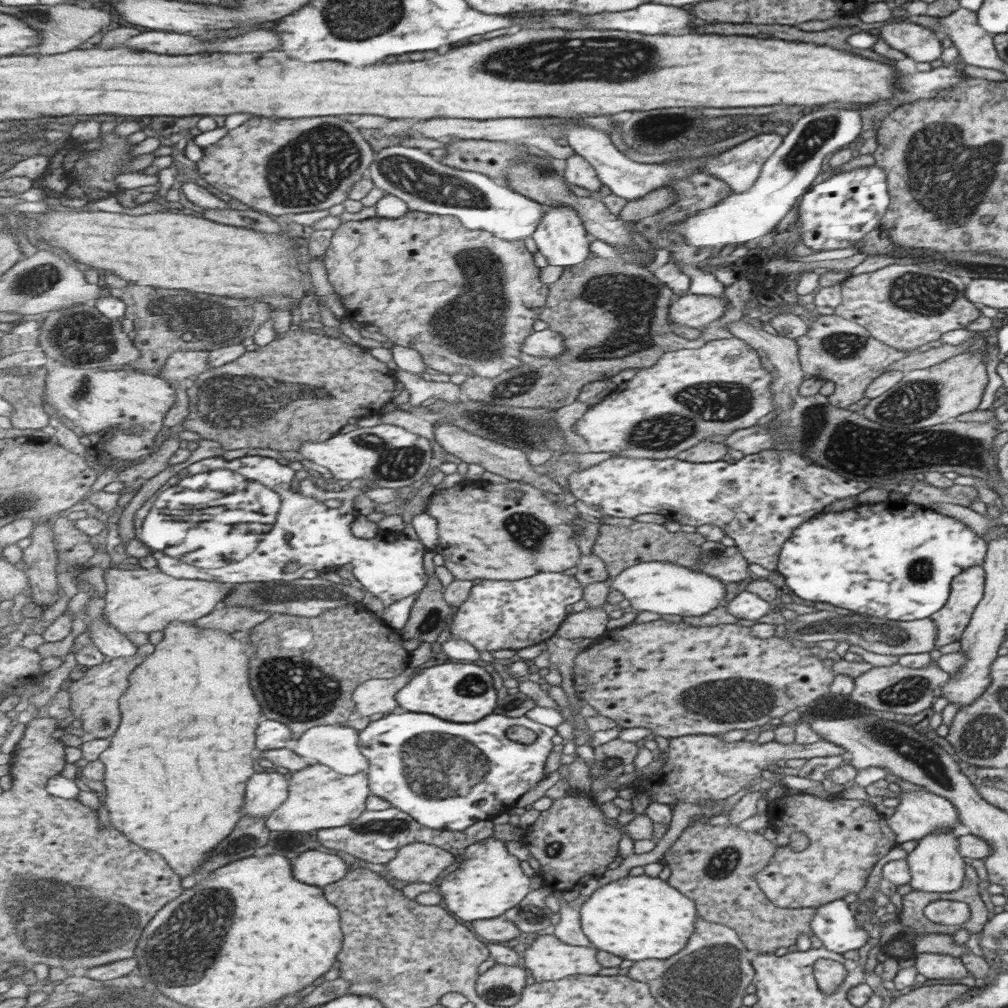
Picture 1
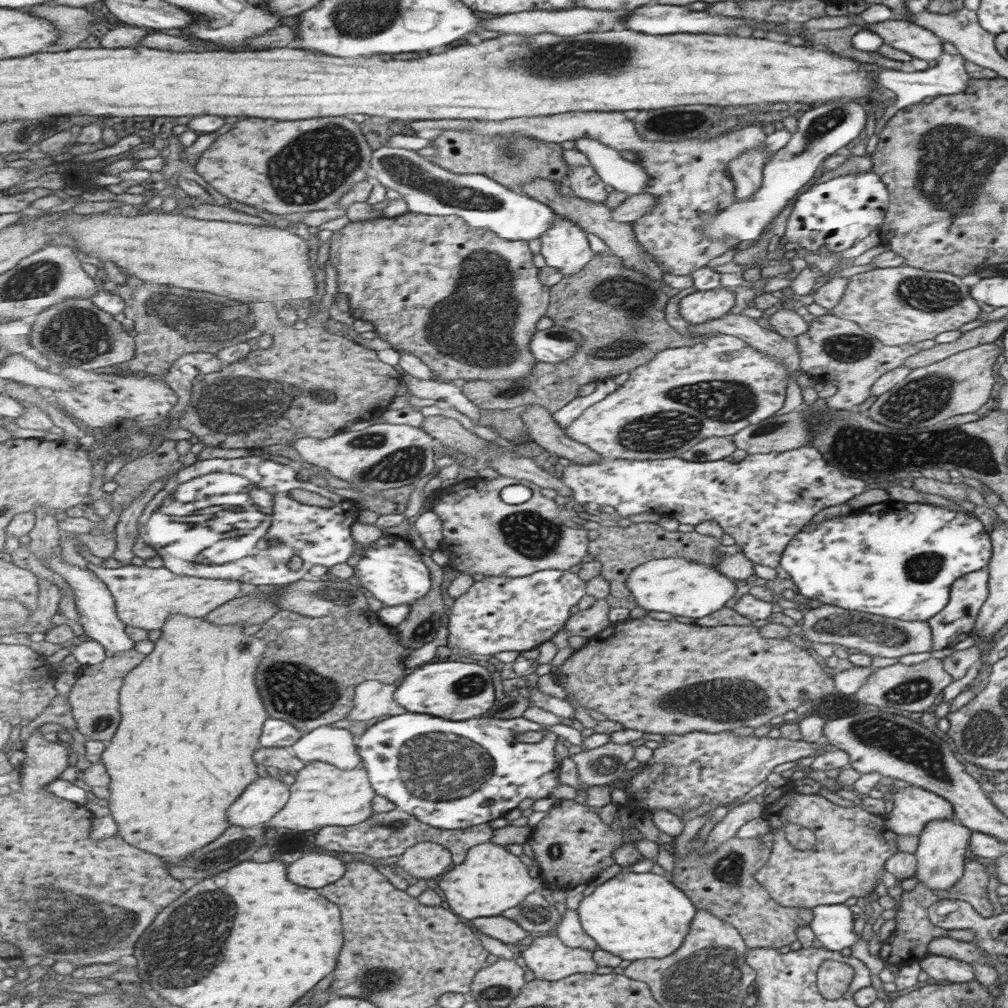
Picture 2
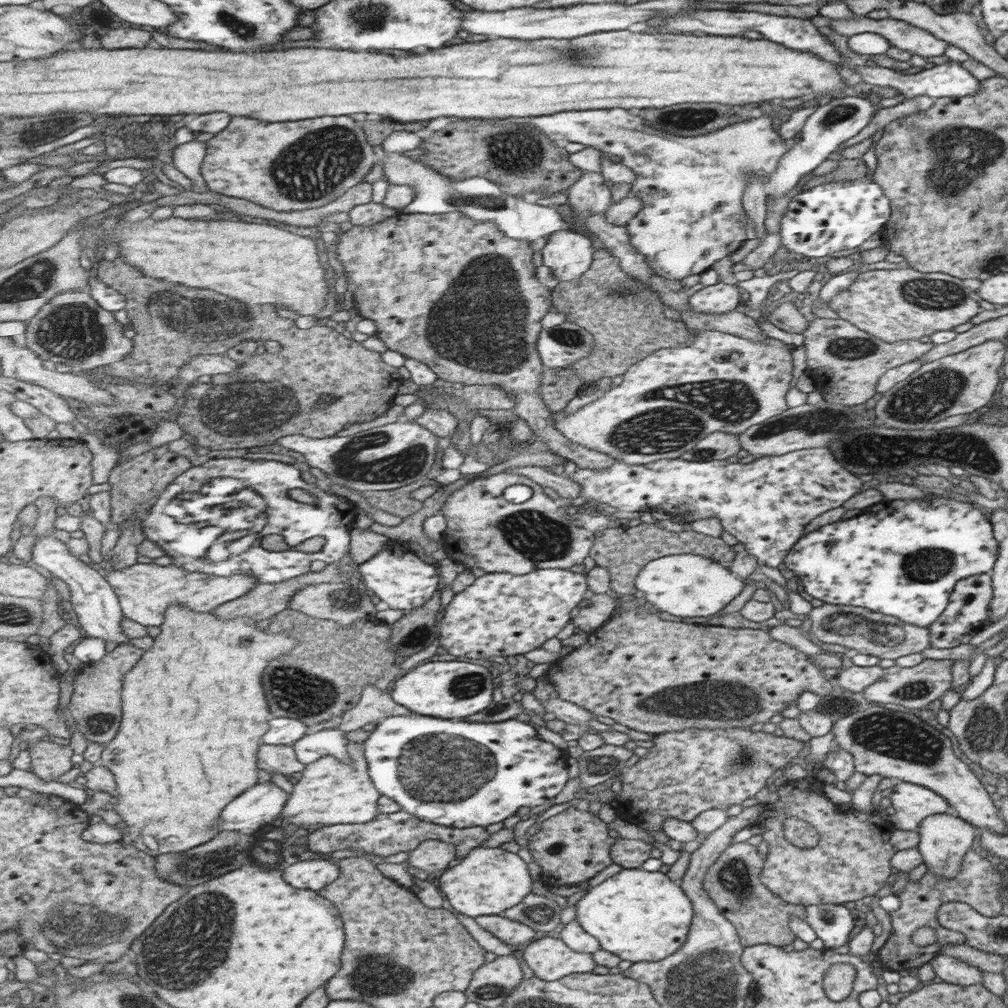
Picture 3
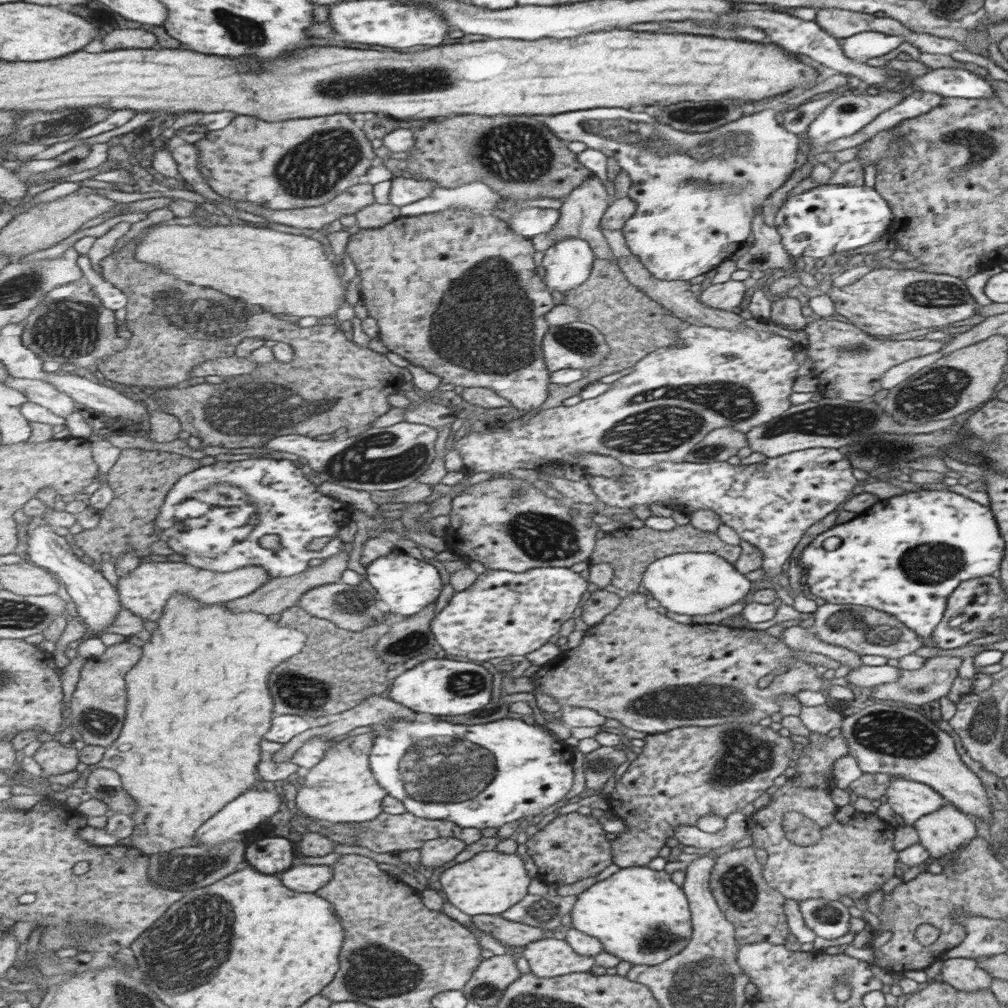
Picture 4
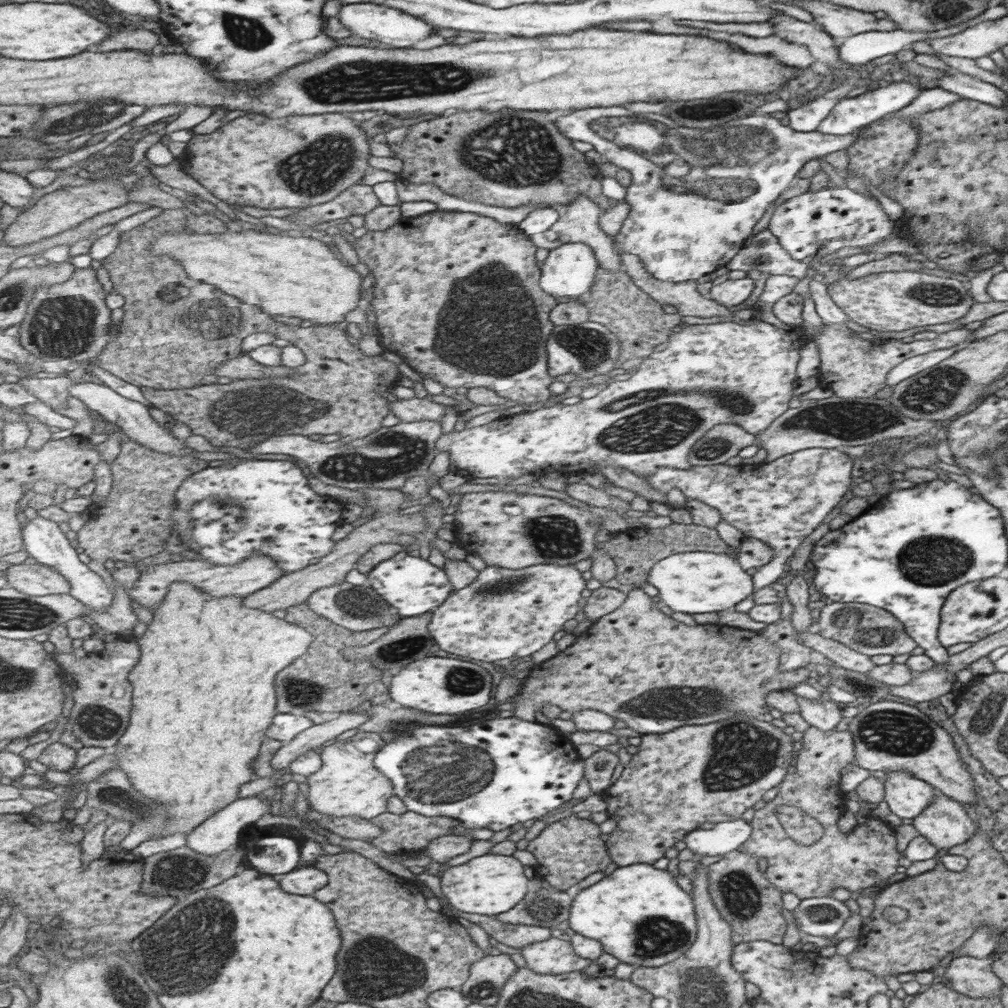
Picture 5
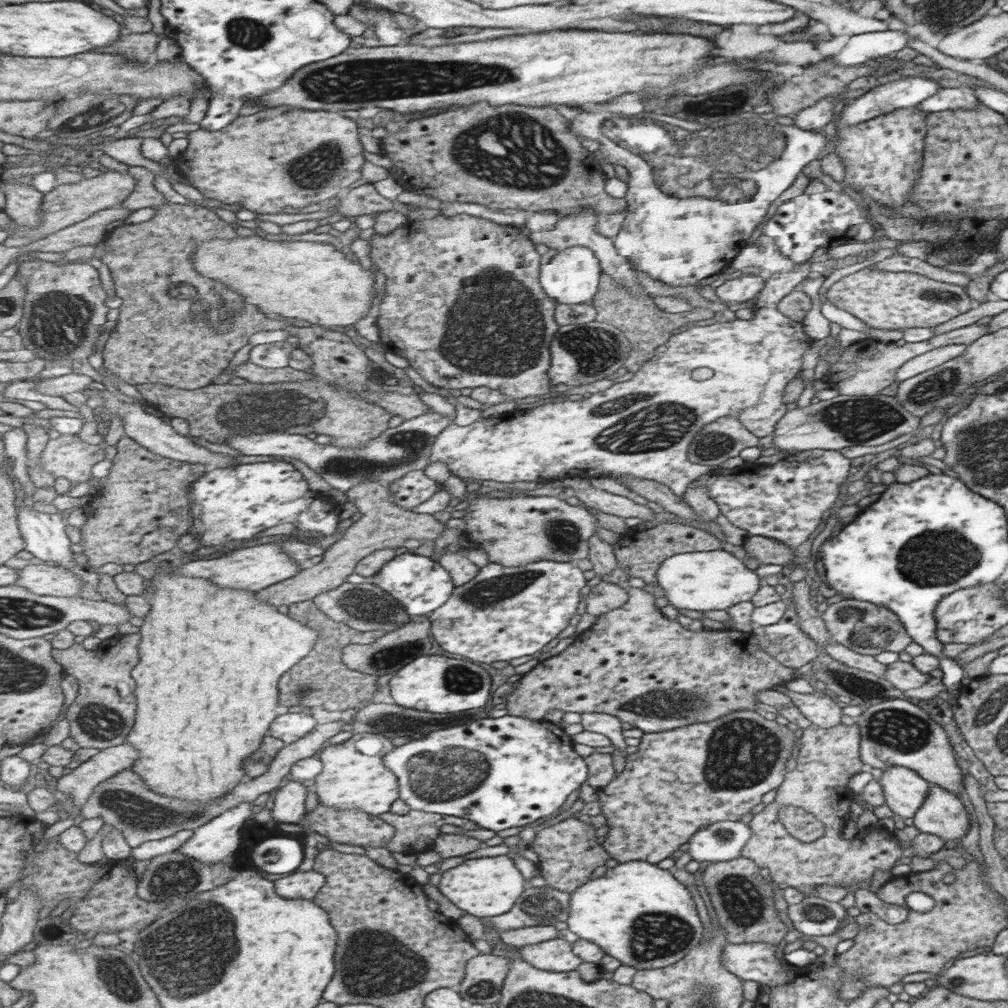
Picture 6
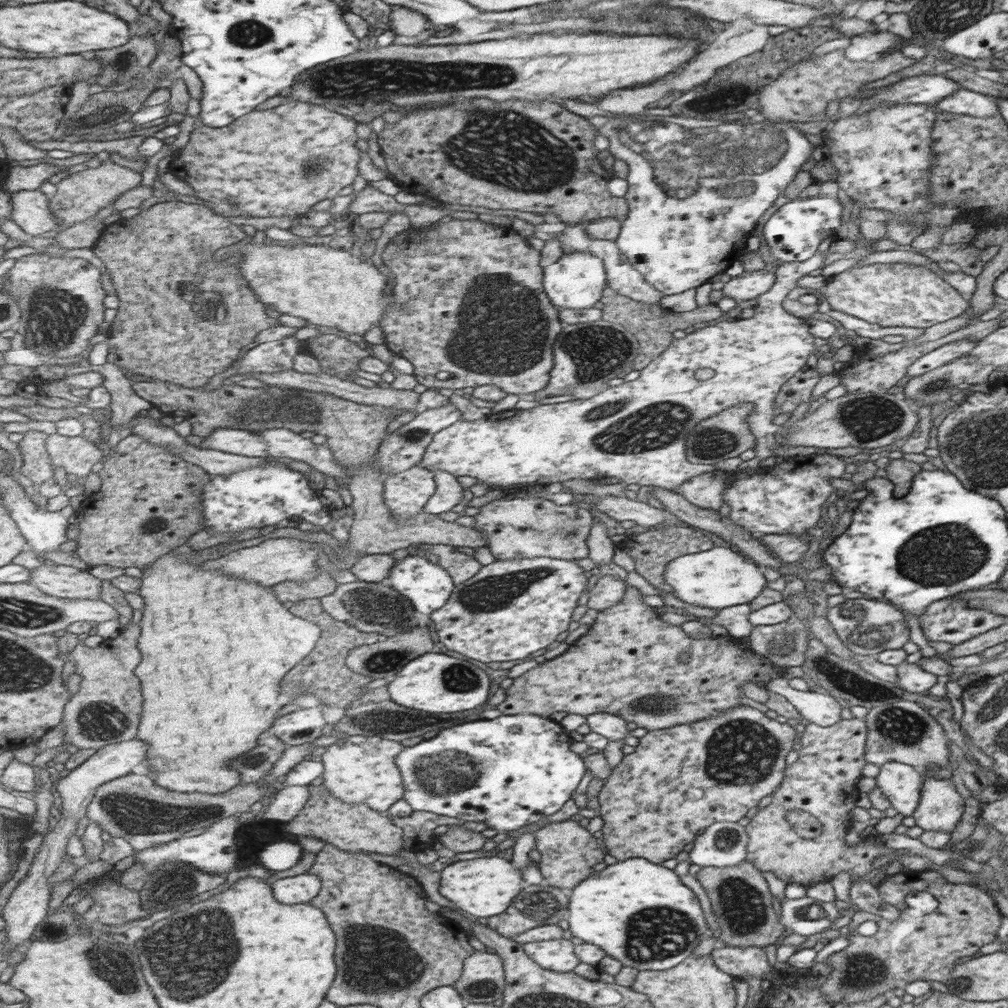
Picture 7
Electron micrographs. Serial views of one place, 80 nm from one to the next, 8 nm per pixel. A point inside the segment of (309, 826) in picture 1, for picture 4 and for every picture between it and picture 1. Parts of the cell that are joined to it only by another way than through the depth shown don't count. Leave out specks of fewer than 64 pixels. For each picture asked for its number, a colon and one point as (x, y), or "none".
2: (322, 794)
3: (330, 791)
4: (342, 788)

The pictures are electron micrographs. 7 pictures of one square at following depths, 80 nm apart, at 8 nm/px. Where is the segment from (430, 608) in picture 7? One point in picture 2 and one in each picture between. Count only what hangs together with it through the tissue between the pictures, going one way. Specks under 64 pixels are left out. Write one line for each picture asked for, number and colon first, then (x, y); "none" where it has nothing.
2: (394, 573)
3: (401, 580)
4: (406, 586)
5: (414, 586)
6: (421, 584)

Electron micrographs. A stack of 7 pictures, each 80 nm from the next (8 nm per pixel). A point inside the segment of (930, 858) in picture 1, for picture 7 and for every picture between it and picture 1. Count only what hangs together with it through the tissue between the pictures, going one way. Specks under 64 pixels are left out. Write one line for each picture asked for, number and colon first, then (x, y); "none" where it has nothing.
2: (941, 845)
3: (943, 838)
4: (947, 828)
5: (943, 823)
6: (941, 814)
7: (939, 807)

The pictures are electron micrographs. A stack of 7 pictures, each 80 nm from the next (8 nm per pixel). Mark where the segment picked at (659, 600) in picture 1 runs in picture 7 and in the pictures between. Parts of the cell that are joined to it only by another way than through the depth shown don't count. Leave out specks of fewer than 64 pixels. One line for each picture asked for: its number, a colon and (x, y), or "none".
2: (681, 587)
3: (686, 585)
4: (693, 583)
5: (691, 582)
6: (711, 580)
7: (716, 578)

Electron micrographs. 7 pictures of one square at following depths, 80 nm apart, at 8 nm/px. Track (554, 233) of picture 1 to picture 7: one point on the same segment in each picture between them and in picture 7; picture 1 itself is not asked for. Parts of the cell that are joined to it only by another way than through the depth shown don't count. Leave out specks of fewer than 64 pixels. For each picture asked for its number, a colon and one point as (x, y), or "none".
2: (563, 246)
3: (567, 255)
4: (567, 263)
5: (567, 271)
6: (570, 277)
7: (575, 281)

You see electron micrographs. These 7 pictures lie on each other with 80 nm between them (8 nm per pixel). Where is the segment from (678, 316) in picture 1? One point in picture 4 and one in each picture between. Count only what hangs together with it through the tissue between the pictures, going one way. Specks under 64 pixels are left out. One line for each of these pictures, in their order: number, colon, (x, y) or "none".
2: (697, 307)
3: (722, 297)
4: (725, 296)

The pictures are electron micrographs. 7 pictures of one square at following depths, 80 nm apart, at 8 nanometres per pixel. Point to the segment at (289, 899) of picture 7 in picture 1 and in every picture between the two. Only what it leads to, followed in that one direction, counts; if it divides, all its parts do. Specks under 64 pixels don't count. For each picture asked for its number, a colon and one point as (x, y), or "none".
1: (314, 867)
2: (315, 870)
3: (316, 873)
4: (302, 878)
5: (306, 881)
6: (307, 885)

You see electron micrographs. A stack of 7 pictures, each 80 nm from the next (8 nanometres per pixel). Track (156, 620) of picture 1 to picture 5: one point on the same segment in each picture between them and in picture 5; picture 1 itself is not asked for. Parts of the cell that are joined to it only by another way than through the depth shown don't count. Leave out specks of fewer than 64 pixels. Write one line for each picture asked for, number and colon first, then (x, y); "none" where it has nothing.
2: (145, 597)
3: (146, 591)
4: (146, 591)
5: (251, 575)

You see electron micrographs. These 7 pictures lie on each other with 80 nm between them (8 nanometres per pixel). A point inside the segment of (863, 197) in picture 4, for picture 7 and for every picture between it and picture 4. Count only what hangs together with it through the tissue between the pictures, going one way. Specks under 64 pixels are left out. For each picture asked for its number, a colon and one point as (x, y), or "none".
5: (820, 222)
6: (799, 226)
7: (793, 233)

